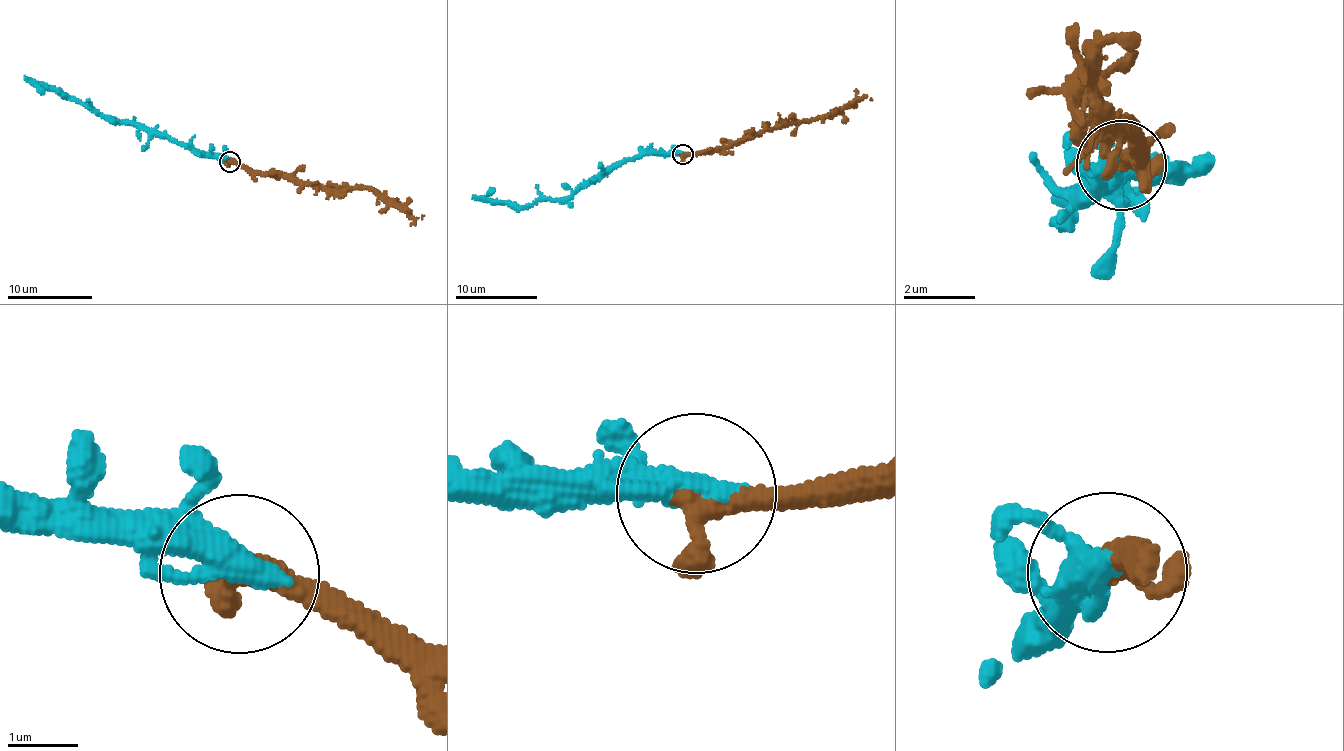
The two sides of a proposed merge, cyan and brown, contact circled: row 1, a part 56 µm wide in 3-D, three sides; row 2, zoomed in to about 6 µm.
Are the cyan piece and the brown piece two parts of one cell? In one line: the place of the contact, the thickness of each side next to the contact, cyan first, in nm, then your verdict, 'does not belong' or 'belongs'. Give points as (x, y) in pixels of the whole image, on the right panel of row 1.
(1121, 165) | 480/280 nm | belongs

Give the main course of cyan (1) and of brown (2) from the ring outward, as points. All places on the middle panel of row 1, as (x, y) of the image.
1: (682, 155), (653, 153), (624, 158), (564, 199), (549, 198), (519, 206), (472, 198)
2: (682, 155), (724, 151), (733, 143), (783, 126), (826, 118), (865, 96), (872, 100)

